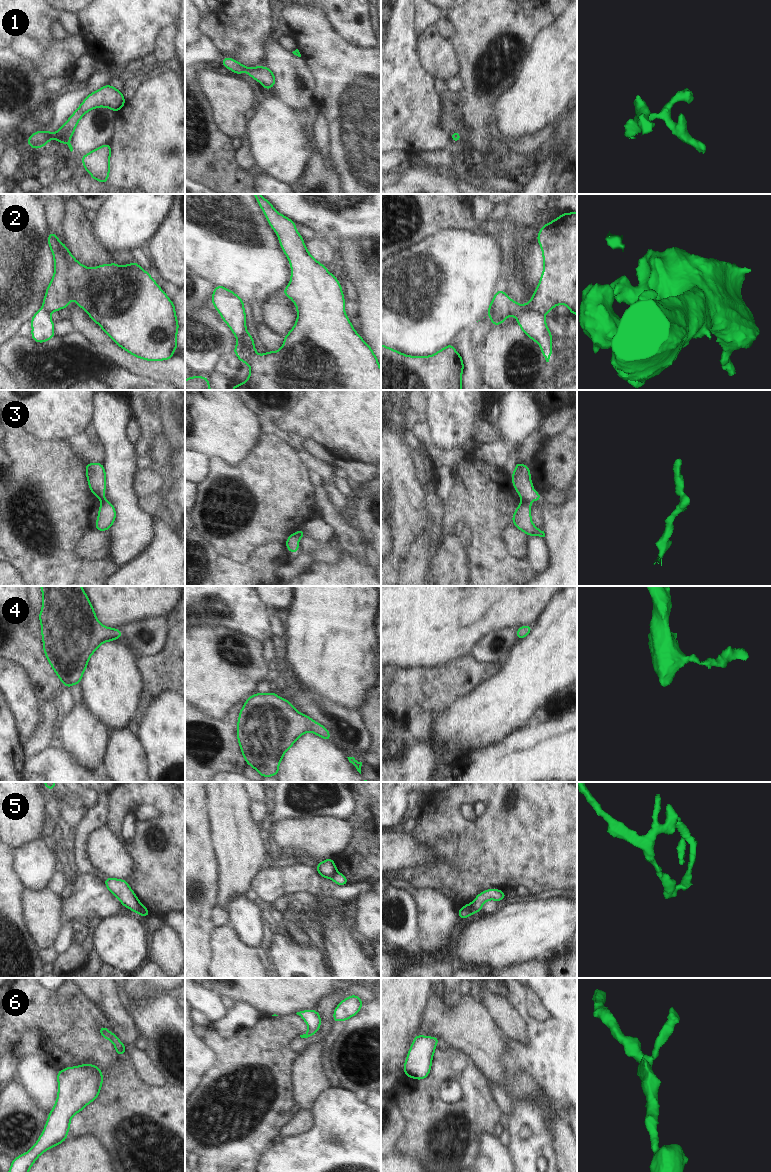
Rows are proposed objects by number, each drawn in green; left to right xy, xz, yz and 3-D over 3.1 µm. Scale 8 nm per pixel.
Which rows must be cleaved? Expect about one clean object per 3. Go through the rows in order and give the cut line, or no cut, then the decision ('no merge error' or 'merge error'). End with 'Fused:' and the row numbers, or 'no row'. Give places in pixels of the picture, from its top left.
1: no cut | no merge error
2: yz (521, 306), (524, 309), (534, 309), (543, 315) | merge error
3: yz (522, 499), (529, 502) | merge error
4: no cut | no merge error
5: xy (140, 903), (140, 912), (143, 915) | merge error
6: no cut | no merge error
Fused: 2, 3, 5

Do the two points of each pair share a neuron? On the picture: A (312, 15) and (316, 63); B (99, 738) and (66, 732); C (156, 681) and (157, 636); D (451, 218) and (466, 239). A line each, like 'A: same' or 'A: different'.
A: same
B: same
C: different
D: different

